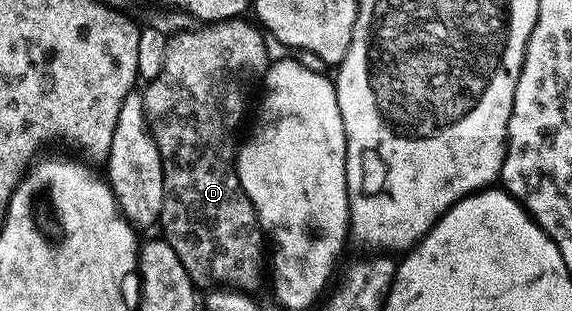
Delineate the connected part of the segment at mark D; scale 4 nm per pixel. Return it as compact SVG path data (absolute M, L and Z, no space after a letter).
M248 18L213 20L201 23L199 26L189 26L181 32L171 33L168 36L166 58L162 62L162 70L158 74L158 78L147 81L142 88L144 117L148 120L148 131L152 133L154 142L158 146L158 154L162 158L162 166L164 167L164 205L158 221L159 227L164 227L162 238L172 247L174 254L178 254L178 262L182 262L182 266L191 278L193 285L200 290L212 290L217 286L223 286L228 290L239 290L245 294L252 294L255 293L255 288L263 280L265 283L266 280L266 237L264 229L260 227L254 206L250 202L250 198L246 198L246 190L242 190L242 182L238 182L238 174L236 173L236 154L238 151L236 131L239 130L240 123L244 120L244 107L248 104L248 95L251 94L252 87L255 84L257 87L261 83L270 63L265 33L251 19L249 20Z

